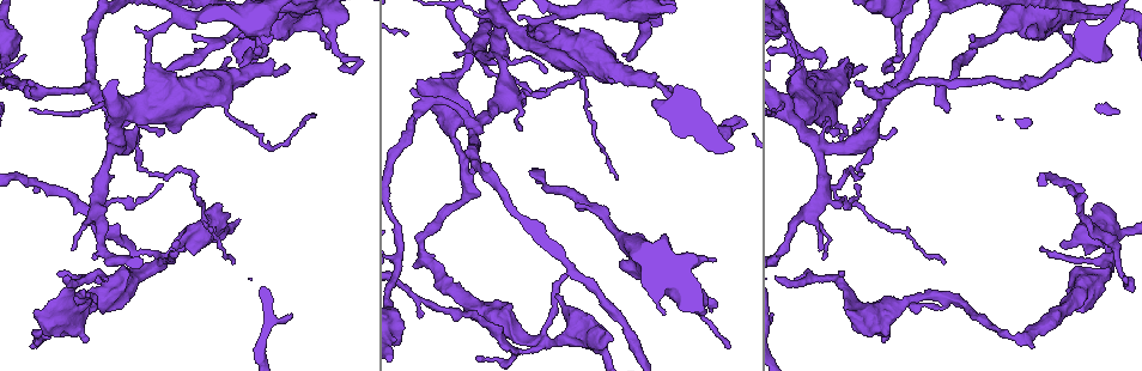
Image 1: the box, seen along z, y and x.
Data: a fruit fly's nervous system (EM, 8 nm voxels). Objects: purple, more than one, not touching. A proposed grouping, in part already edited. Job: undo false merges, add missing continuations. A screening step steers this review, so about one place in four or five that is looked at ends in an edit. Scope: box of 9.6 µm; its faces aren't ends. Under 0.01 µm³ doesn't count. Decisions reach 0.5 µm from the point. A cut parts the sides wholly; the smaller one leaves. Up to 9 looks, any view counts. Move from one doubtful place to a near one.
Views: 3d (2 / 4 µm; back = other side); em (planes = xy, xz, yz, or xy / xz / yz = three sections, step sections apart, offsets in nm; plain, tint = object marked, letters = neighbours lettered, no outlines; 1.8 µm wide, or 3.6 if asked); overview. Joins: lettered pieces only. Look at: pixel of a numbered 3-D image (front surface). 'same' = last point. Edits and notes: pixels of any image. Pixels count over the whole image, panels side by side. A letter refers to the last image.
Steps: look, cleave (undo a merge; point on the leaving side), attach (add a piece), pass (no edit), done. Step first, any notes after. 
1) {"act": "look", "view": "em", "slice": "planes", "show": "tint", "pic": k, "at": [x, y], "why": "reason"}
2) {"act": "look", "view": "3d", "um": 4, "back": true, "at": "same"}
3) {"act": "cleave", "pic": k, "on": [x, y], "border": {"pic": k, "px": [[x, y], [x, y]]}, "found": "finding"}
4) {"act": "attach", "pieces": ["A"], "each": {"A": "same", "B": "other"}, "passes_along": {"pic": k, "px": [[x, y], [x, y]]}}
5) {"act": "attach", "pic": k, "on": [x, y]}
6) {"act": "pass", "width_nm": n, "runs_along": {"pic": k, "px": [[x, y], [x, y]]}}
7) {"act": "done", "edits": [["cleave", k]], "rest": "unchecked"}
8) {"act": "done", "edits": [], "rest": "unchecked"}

{"act": "look", "view": "3d", "um": 4, "pic": 1, "at": [844, 299], "why": "branch stops here"}

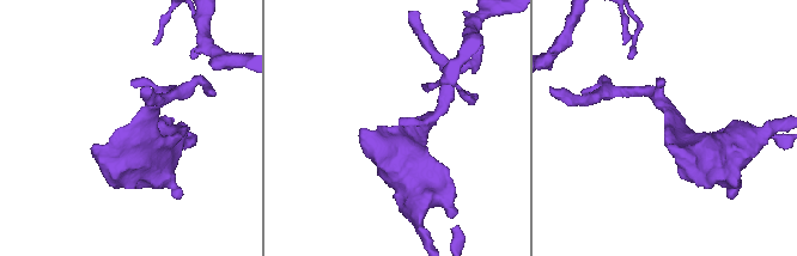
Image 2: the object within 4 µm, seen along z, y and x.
{"act": "look", "view": "em", "slice": "xy", "step": 8, "show": "tint", "pic": 2, "at": [388, 129], "why": "need the tissue"}

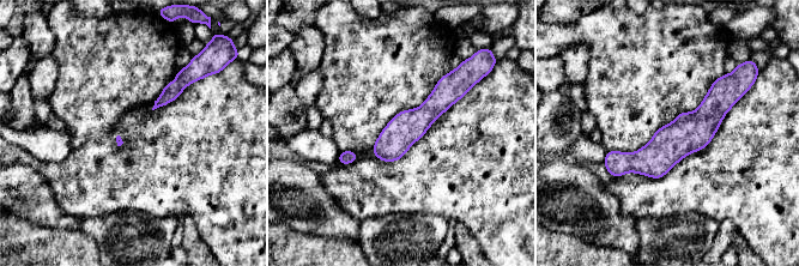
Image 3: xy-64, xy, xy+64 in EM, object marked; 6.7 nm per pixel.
{"act": "look", "view": "em", "slice": "planes", "show": "letters", "at": "same", "why": "another direction"}

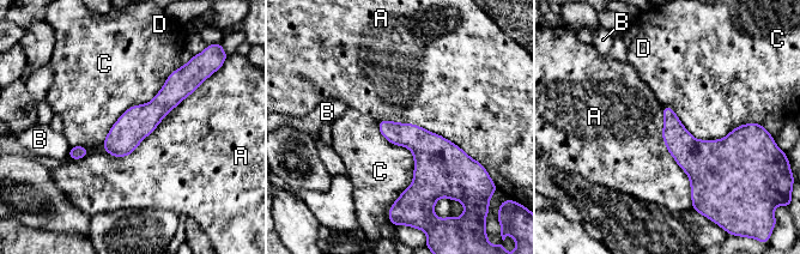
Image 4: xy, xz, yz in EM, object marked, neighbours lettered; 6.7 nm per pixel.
{"act": "pass", "each": {"A": "other", "B": "other", "C": "other", "D": "other"}, "found": "no lettered piece goes on from it"}

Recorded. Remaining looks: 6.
{"act": "look", "view": "em", "slice": "planes", "show": "letters", "pic": 1, "at": [119, 142], "why": "sudden change in width"}

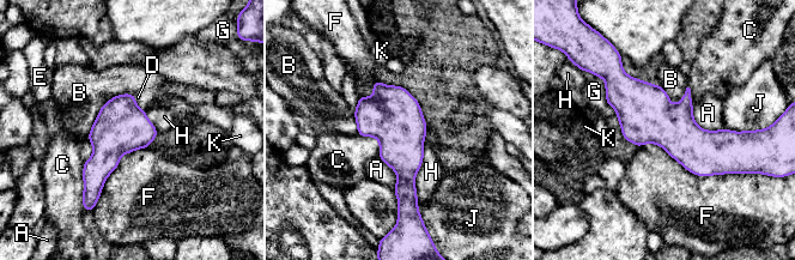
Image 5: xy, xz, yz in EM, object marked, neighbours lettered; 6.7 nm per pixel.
{"act": "pass", "each": {"A": "other", "B": "other", "C": "other", "D": "other", "E": "other", "F": "other", "G": "other", "H": "other", "J": "other", "K": "other"}, "runs_along": {"pic": 5, "px": [[608, 91], [685, 140], [739, 138]]}, "found": "all the same neuron"}

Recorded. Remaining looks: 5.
{"act": "look", "view": "3d", "um": 4, "back": true, "pic": 1, "at": [736, 117], "why": "an open end"}

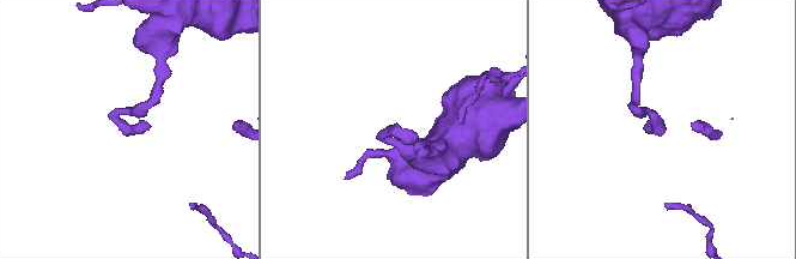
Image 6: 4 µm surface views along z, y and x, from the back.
{"act": "look", "view": "em", "slice": "planes", "show": "letters", "pic": 6, "at": [391, 127]}

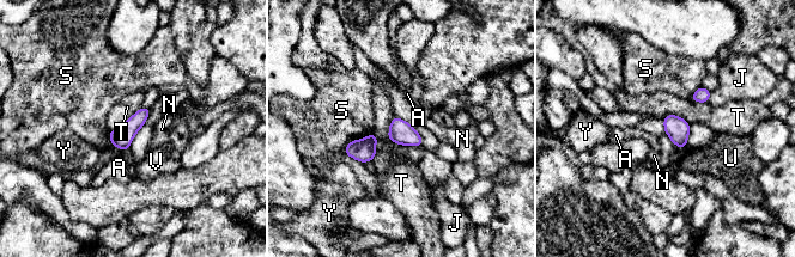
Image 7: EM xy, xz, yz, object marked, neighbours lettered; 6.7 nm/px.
{"act": "pass", "width_nm": 140, "each": {"A": "other", "J": "other", "N": "other", "S": "other", "T": "other", "U": "other", "V": "other", "Y": "other"}, "found": "none of them fits"}

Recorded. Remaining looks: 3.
{"act": "look", "view": "em", "slice": "planes", "show": "plain", "pic": 1, "at": [159, 260], "why": "a narrow waist"}

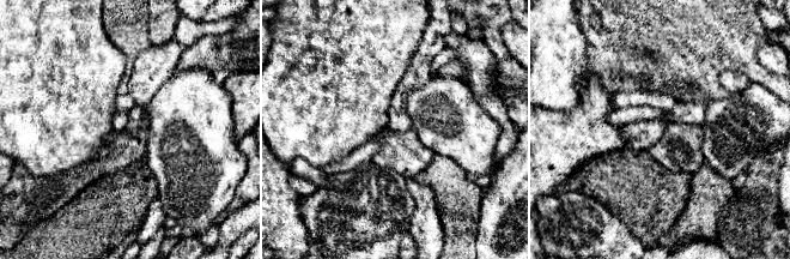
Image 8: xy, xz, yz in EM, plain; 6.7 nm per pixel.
{"act": "look", "view": "em", "slice": "planes", "show": "letters", "at": "same", "why": "what lies round it"}

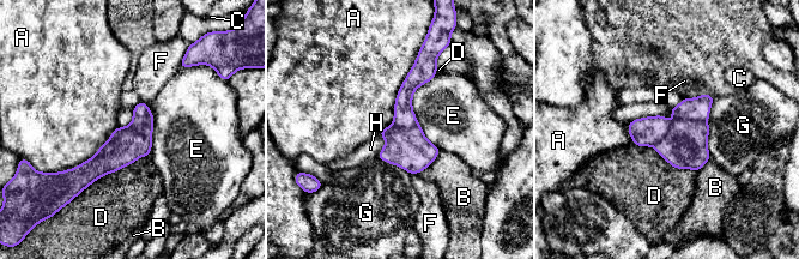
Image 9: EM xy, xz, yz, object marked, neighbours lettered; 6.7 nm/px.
{"act": "cleave", "pic": 9, "on": [698, 108], "longest_contact_nm": ["A", 550], "each": {"A": "other", "B": "other", "C": "other", "D": "other", "E": "other", "F": "other", "G": "other", "H": "other"}, "part_leaving": {"pic": 9, "px": [[425, 60], [405, 92], [405, 125]]}, "found": "a second neuron is stuck on"}

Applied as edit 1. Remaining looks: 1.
{"act": "done", "edits": [["cleave", 9]], "rest": "unchecked"}

